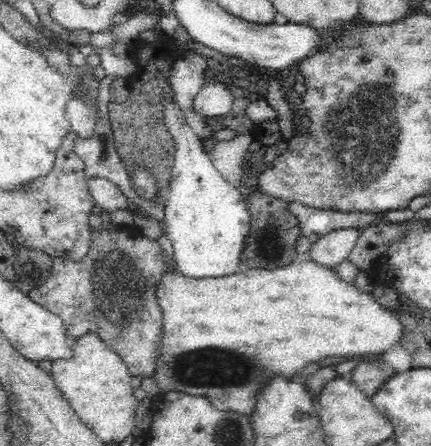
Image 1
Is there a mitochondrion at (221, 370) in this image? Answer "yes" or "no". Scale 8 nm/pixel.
yes

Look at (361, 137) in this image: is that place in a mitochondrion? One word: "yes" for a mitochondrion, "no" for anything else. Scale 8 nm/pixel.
yes

